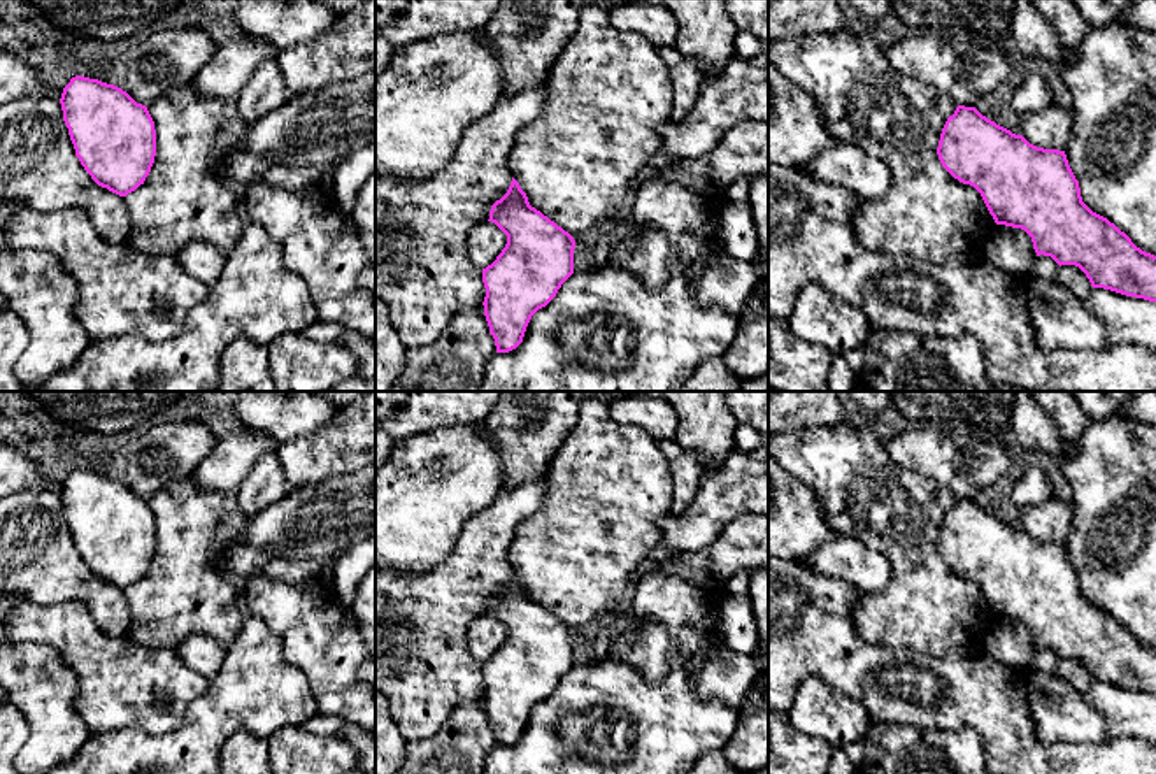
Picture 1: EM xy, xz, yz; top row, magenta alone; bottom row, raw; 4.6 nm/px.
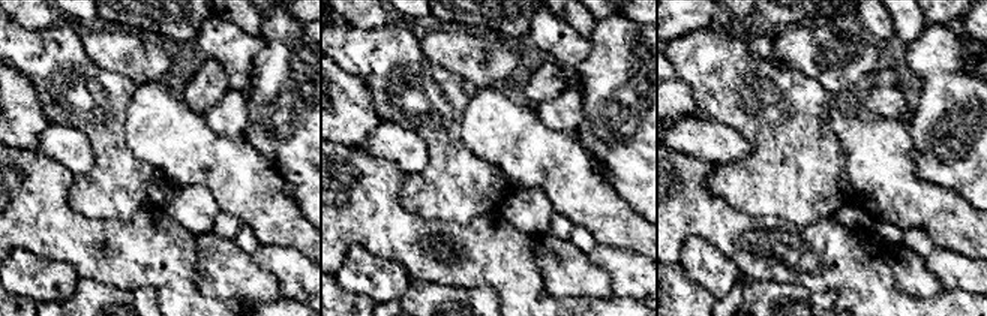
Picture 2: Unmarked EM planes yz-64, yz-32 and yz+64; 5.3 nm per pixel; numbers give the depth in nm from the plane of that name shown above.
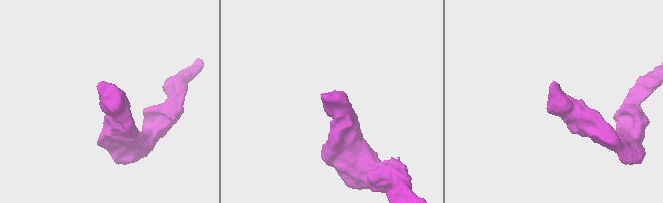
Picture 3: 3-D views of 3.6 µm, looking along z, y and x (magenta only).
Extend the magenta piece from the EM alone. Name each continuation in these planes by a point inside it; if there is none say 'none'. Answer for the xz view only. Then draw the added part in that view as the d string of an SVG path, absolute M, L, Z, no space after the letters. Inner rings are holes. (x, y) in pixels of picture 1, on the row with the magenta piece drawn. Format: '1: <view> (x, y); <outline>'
1: xz (611, 92); M584 5L577 16L577 30L553 63L544 111L516 133L509 154L510 172L530 205L575 239L621 214L632 183L647 172L649 160L661 149L658 130L672 121L672 105L672 79L658 47L635 32L616 30L605 7Z

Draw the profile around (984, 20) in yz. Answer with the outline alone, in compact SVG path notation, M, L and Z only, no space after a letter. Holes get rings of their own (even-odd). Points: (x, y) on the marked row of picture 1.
M889 0L912 30L958 30L967 39L993 42L1010 35L1016 0Z

